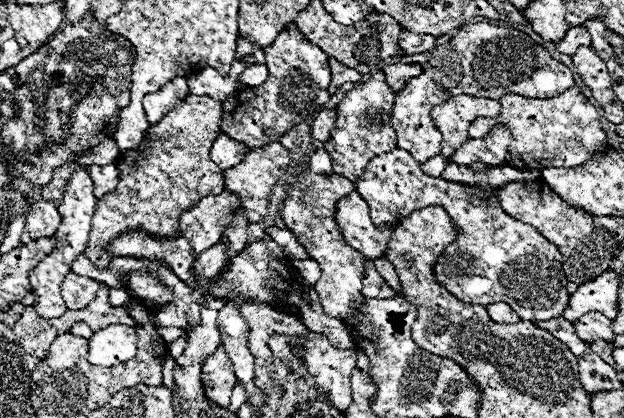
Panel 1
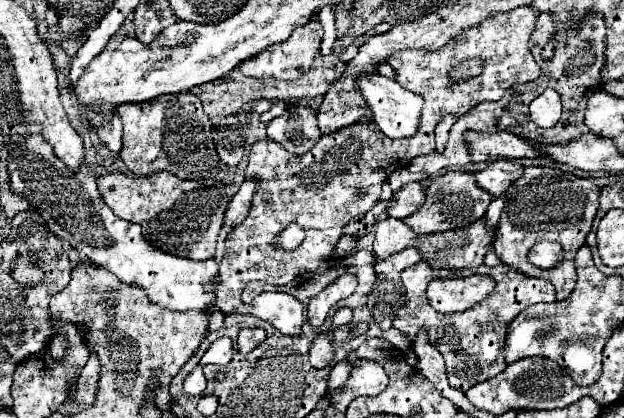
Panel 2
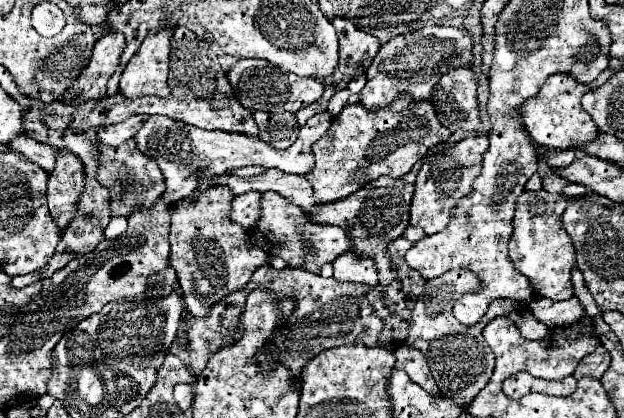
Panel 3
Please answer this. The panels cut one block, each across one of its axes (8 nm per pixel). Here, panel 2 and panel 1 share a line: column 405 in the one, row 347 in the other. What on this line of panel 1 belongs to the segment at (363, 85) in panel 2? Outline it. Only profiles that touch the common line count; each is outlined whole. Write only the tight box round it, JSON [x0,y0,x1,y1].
[88,324,138,366]

